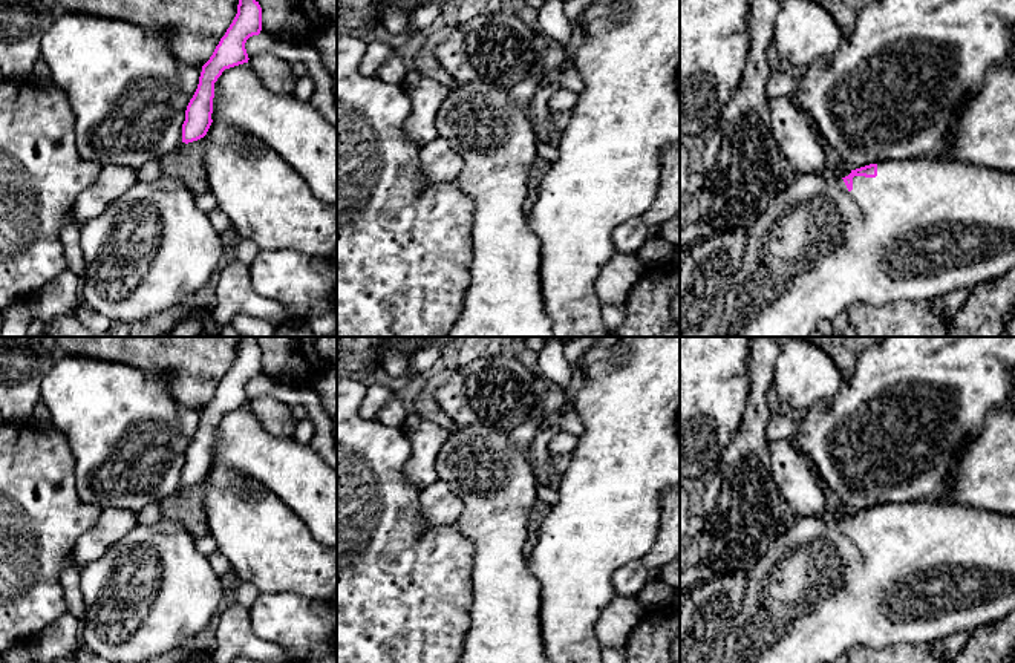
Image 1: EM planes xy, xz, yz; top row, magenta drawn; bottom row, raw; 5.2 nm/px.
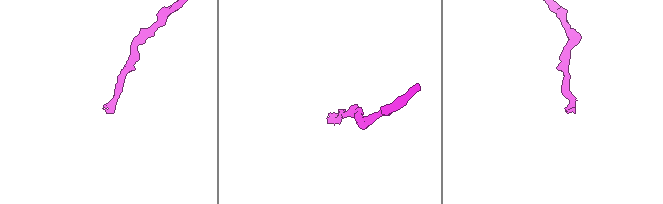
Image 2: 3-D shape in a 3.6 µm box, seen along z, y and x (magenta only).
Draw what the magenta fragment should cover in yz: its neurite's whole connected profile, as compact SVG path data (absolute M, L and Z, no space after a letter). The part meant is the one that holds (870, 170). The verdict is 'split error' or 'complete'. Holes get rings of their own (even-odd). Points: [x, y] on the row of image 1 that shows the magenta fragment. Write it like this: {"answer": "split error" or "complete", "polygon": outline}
{"answer": "split error", "polygon": "M952 158L891 159L870 164L845 178L801 173L747 228L746 254L733 285L726 292L718 337L810 337L821 320L833 320L856 303L883 306L900 300L922 302L960 288L975 288L995 280L1015 266L1015 171L1001 171Z"}

